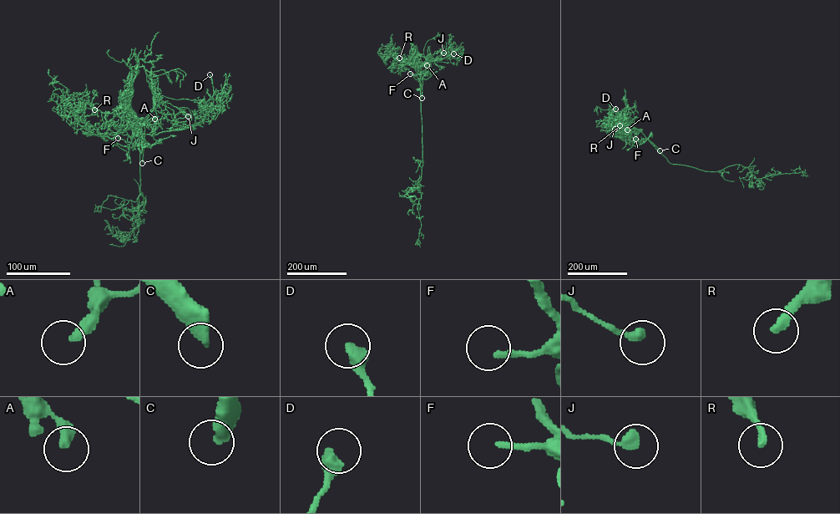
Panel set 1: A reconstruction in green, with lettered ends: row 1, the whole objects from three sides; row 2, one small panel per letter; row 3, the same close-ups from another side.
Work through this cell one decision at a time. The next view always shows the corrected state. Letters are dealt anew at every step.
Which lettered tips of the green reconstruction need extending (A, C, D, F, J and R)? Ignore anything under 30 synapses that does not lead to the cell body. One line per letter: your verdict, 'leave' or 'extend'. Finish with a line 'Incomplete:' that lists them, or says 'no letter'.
A: leave
C: extend
D: leave
F: extend
J: leave
R: extend
Incomplete: C, F, R

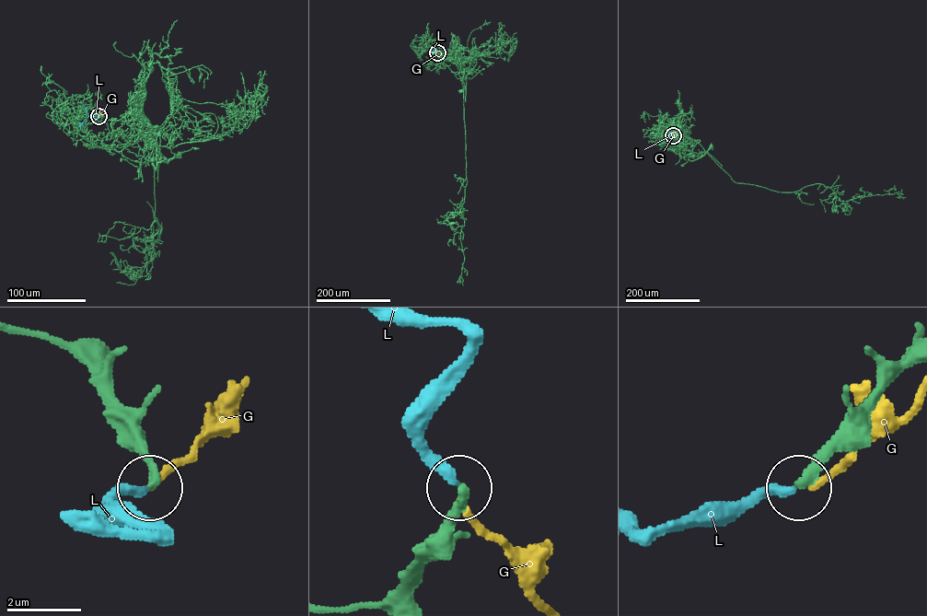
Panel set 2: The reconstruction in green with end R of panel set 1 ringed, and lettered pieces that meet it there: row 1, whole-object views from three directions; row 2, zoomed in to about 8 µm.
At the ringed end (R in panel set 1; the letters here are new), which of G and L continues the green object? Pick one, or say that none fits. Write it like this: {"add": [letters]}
{"add": ["L"]}

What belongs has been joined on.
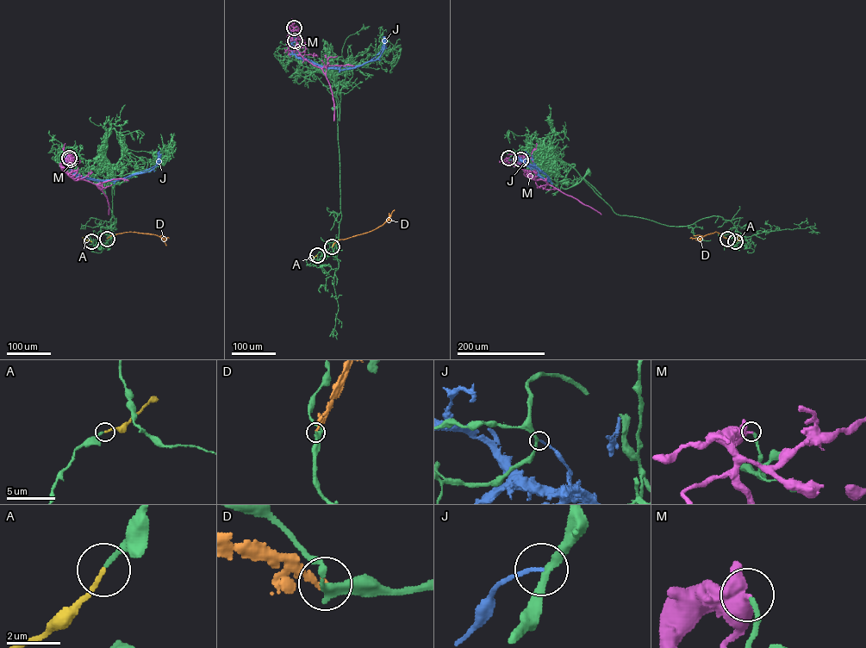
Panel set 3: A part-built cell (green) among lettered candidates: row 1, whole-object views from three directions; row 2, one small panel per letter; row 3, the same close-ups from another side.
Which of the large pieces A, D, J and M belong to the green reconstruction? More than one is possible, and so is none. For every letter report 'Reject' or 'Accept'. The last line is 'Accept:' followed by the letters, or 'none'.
A: Accept
D: Reject
J: Reject
M: Reject
Accept: A

